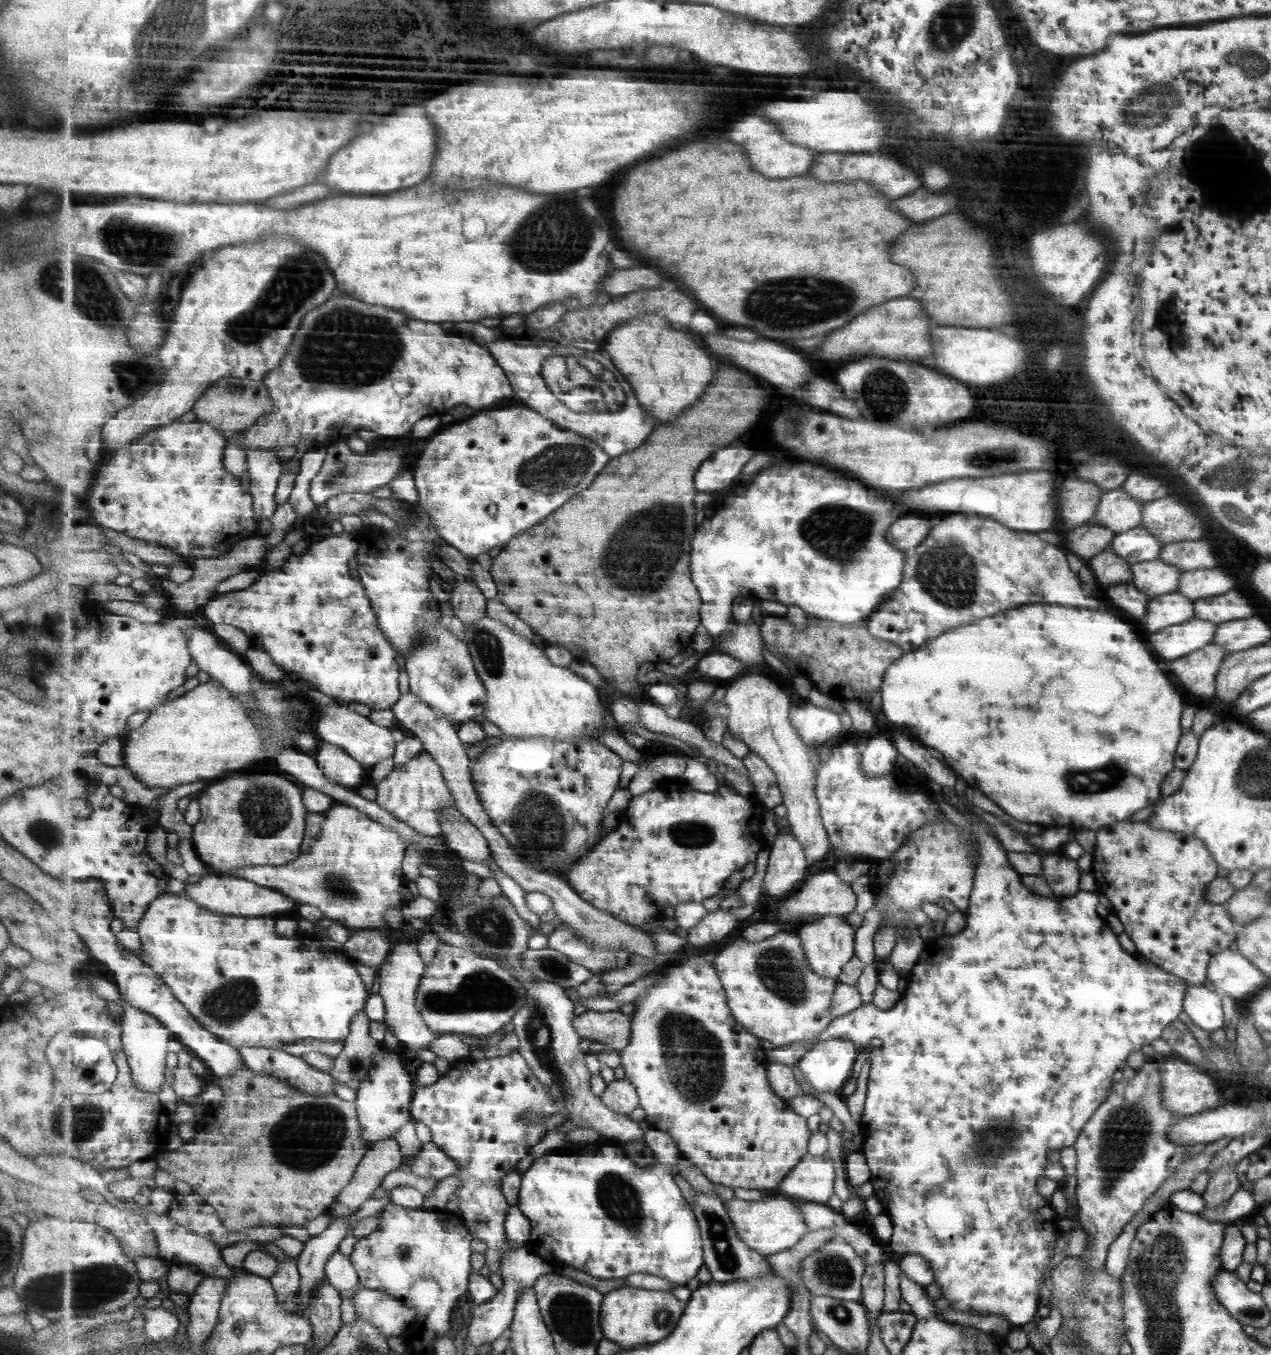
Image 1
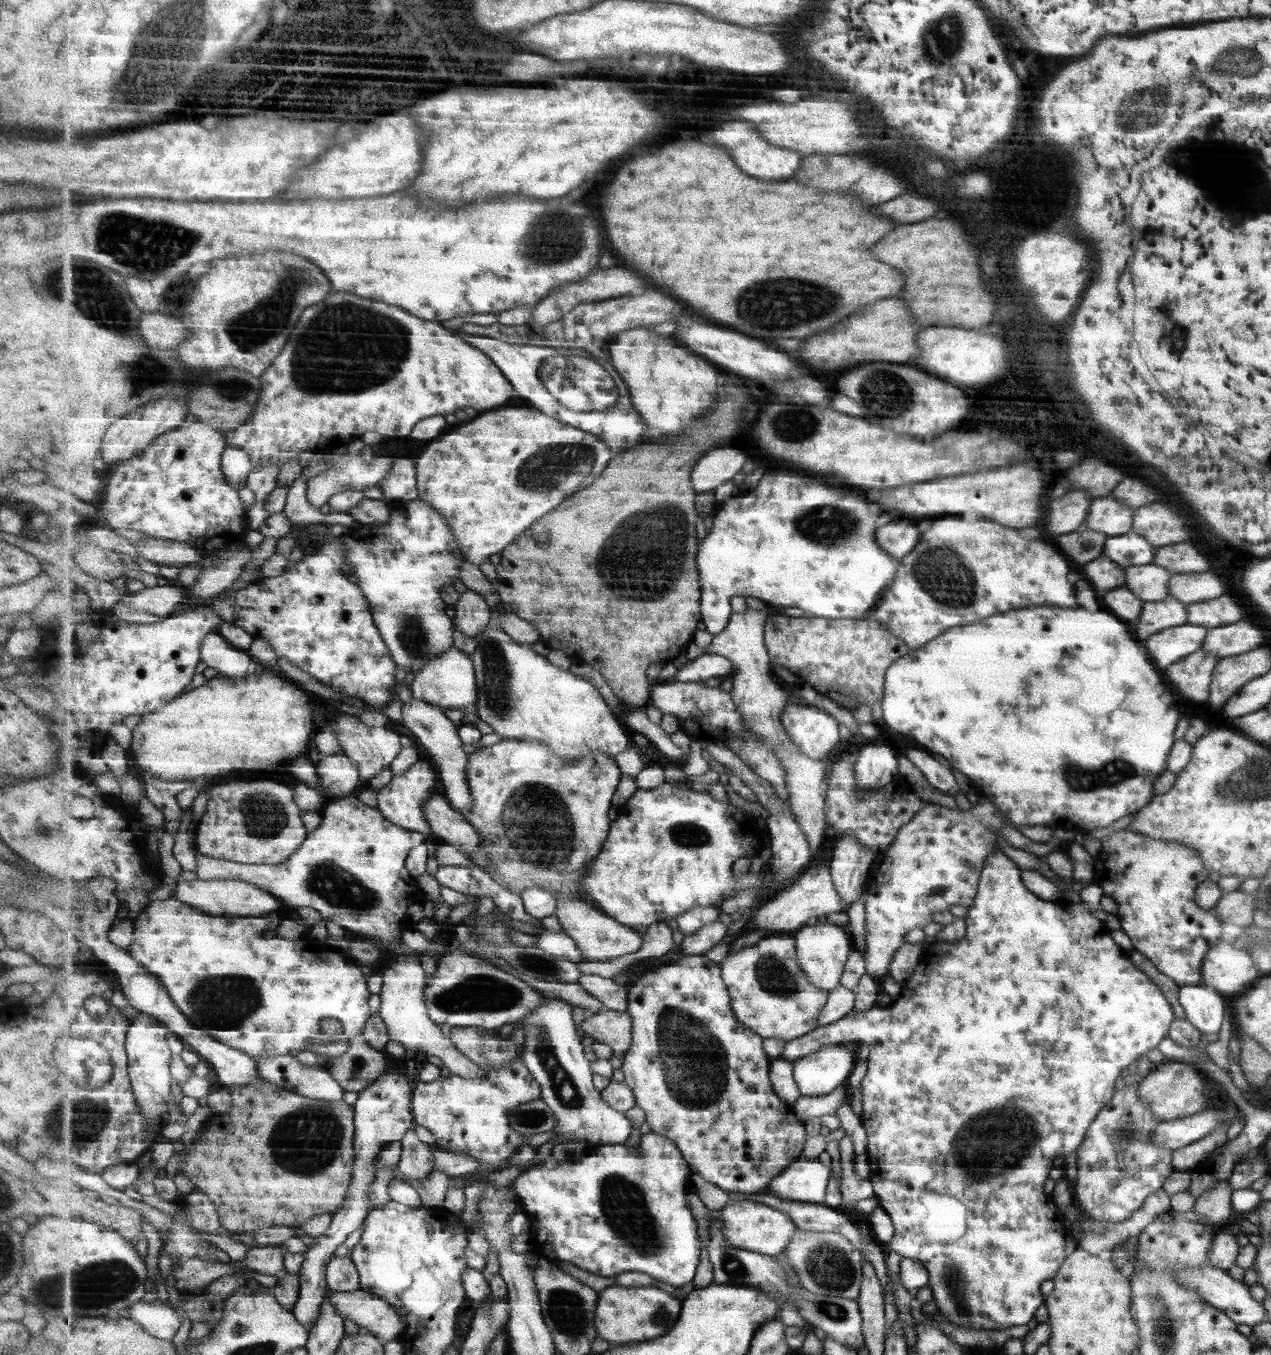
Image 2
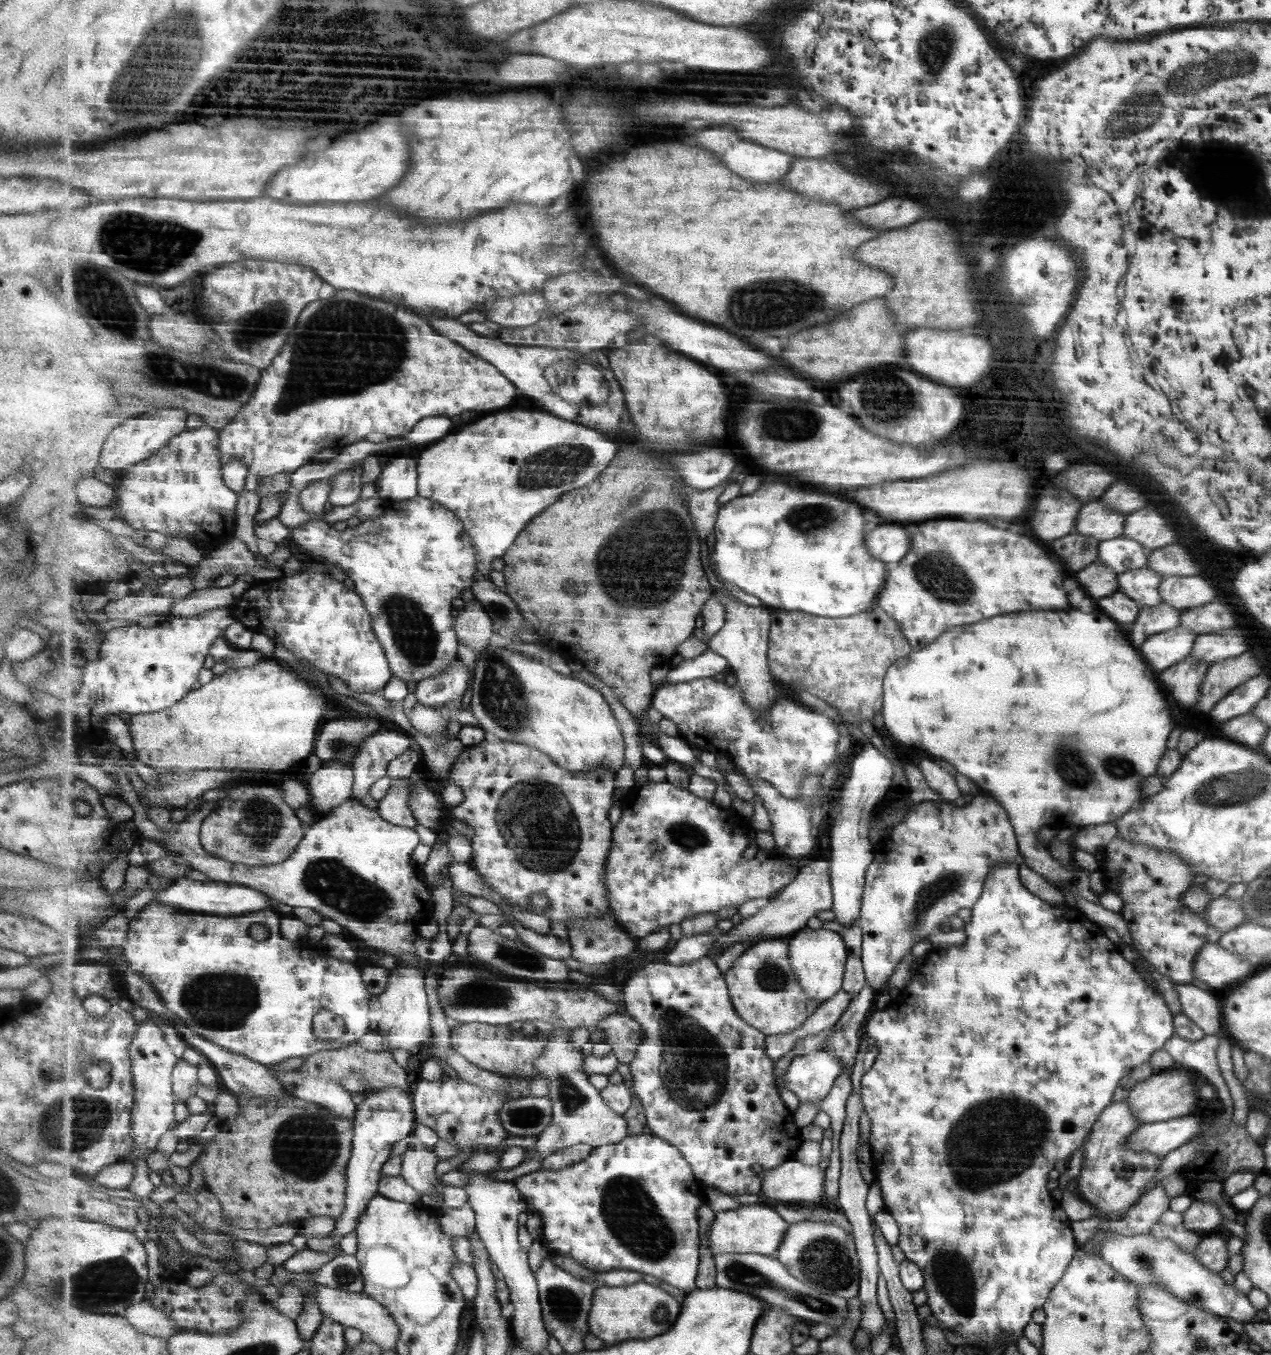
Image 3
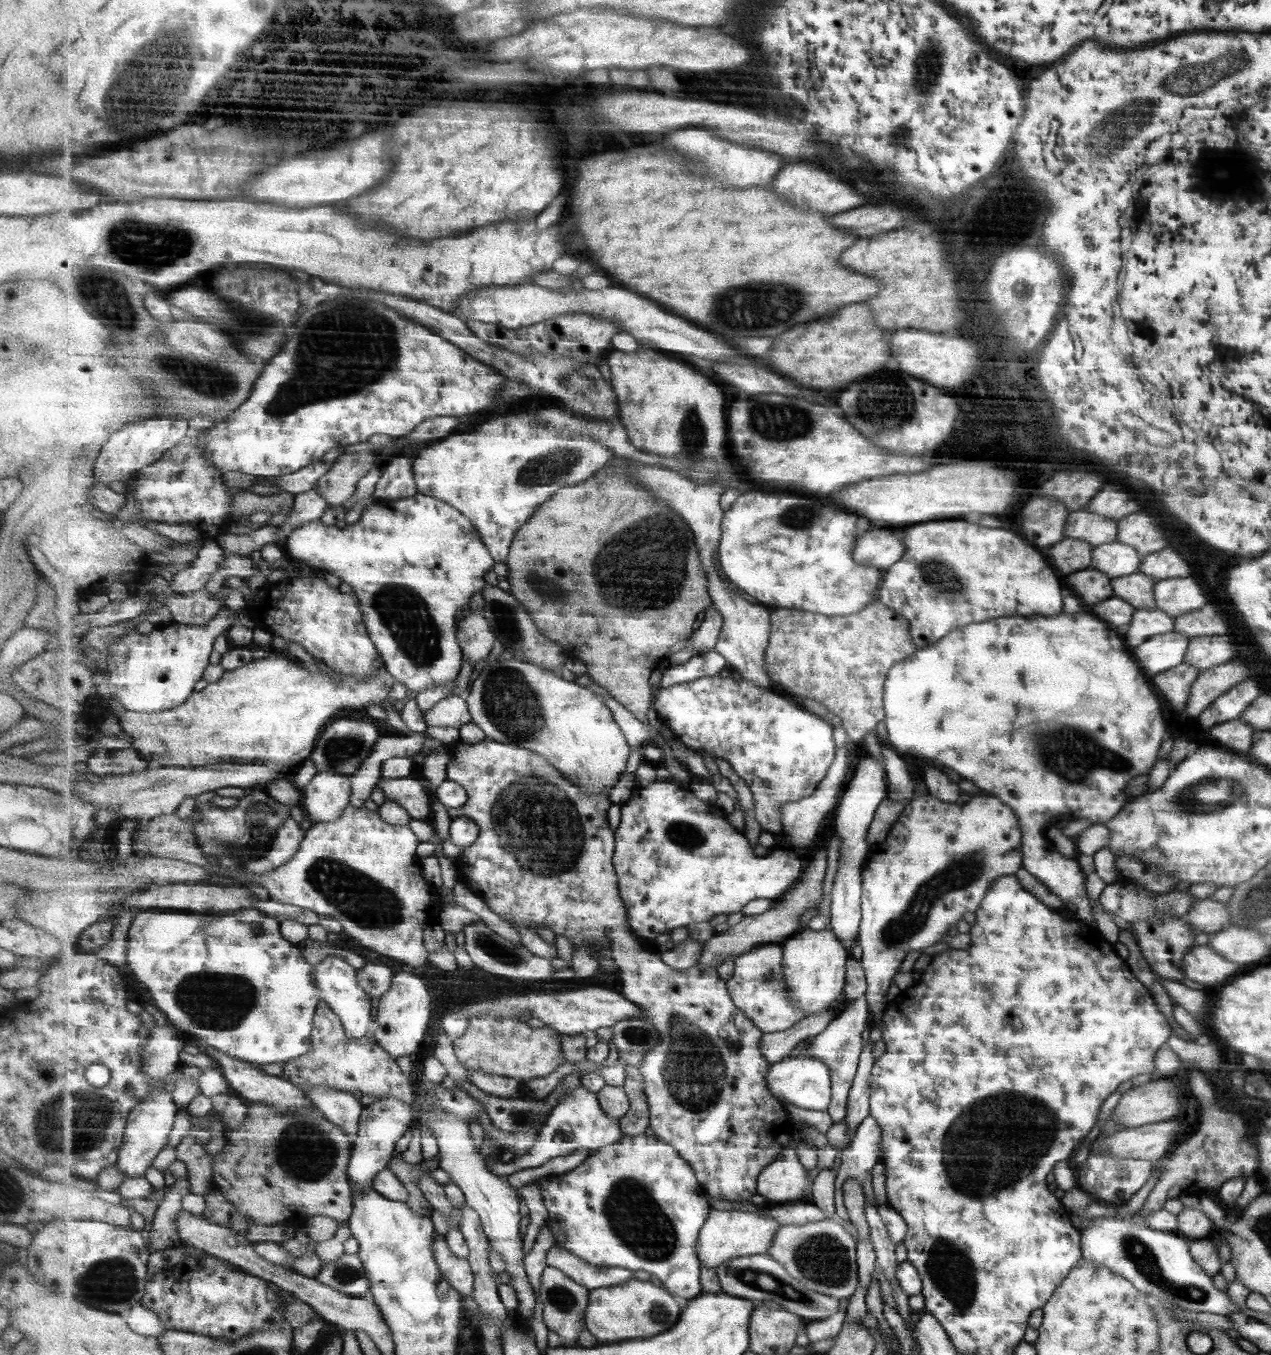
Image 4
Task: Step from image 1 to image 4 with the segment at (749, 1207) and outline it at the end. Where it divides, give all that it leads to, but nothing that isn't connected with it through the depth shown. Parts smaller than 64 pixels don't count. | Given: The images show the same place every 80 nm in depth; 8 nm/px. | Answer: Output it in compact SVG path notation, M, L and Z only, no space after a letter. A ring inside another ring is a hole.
M712 1209L706 1223L700 1230L698 1243L696 1244L702 1268L717 1270L722 1264L738 1259L740 1256L767 1253L779 1227L781 1226L777 1219L764 1212Z

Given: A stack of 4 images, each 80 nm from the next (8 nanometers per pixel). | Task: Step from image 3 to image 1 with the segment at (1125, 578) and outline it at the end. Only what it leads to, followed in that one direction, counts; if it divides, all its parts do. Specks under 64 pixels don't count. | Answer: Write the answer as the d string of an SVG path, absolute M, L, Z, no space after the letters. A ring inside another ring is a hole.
M1155 559L1151 562L1138 562L1130 565L1131 580L1137 590L1145 594L1149 600L1166 592L1175 592L1178 580L1182 576L1179 568Z

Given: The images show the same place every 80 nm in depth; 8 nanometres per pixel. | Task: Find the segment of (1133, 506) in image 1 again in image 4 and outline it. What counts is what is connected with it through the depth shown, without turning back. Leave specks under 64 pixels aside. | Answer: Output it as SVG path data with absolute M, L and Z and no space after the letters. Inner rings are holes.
M1086 507L1070 512L1065 517L1064 538L1084 540L1091 549L1115 541L1117 534L1115 520L1097 516Z

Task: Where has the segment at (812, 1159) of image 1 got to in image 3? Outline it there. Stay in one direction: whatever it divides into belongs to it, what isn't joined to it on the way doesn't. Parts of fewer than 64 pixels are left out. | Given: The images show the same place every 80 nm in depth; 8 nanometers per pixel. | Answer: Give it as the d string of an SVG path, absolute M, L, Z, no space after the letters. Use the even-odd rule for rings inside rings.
M791 1158L772 1168L763 1180L762 1198L802 1205L822 1205L825 1171Z

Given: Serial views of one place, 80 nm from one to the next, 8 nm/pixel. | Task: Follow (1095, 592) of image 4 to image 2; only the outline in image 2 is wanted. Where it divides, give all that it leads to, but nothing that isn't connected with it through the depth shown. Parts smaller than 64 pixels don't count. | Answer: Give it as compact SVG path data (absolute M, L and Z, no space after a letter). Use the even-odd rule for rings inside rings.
M1101 554L1097 559L1080 567L1081 575L1087 579L1092 591L1100 599L1109 590L1124 584L1126 572Z

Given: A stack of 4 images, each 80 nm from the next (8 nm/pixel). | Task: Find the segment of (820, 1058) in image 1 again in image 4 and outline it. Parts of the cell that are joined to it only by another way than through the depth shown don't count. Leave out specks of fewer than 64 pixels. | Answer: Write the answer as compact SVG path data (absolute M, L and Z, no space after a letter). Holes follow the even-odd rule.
M799 1054L795 1058L789 1057L773 1063L766 1079L770 1091L784 1106L791 1104L805 1110L828 1112L834 1094L830 1076L831 1067L817 1059L817 1056Z

